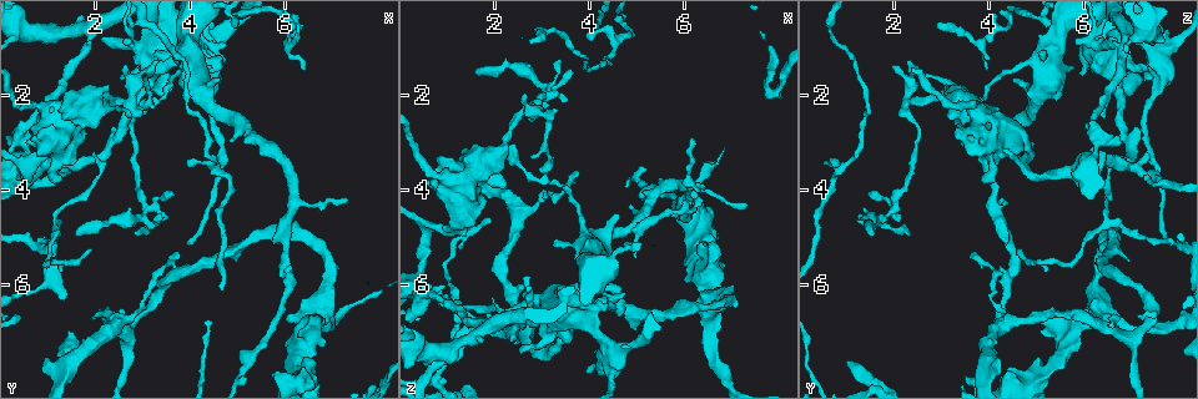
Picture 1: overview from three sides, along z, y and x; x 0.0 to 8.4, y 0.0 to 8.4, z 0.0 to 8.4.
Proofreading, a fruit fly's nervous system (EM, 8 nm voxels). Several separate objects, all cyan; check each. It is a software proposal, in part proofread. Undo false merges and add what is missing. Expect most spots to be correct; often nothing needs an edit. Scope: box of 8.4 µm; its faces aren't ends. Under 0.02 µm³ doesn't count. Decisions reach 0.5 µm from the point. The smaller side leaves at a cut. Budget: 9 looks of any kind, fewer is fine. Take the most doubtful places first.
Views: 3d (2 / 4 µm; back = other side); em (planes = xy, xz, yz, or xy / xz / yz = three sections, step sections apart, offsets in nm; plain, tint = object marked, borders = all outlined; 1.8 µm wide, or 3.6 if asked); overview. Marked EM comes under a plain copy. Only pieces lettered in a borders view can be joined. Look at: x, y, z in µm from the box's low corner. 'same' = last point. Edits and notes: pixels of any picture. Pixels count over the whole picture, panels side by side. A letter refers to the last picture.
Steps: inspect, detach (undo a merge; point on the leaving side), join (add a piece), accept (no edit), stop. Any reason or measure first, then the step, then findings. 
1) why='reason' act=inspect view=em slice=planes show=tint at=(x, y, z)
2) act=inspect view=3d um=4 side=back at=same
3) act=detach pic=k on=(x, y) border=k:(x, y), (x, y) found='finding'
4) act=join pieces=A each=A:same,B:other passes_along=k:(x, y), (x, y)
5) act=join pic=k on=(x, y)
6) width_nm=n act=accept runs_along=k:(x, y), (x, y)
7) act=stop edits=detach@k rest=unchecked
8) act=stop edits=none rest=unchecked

why='calibre changes' act=inspect view=em um=3.6 slice=planes show=tint at=(2.75, 0.65, 6.25)

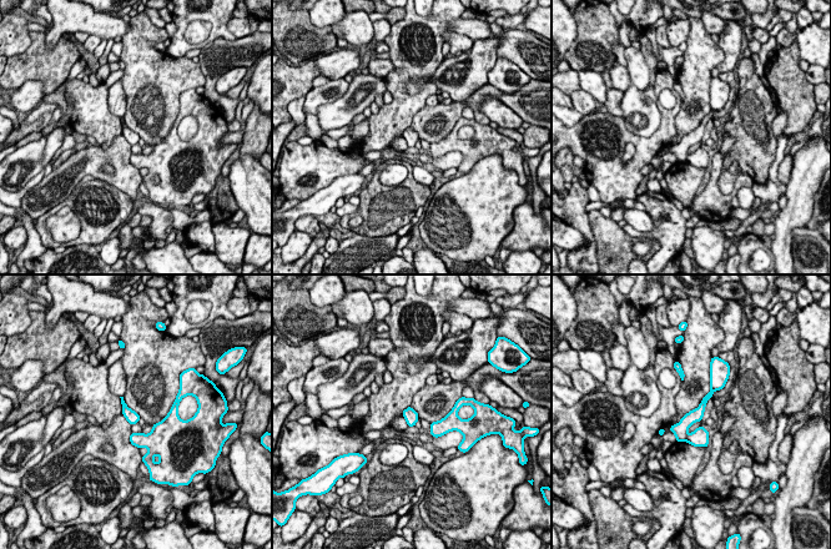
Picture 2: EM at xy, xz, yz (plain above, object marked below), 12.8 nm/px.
why='see the neighbours' act=inspect view=em um=3.6 slice=planes show=borders at=same

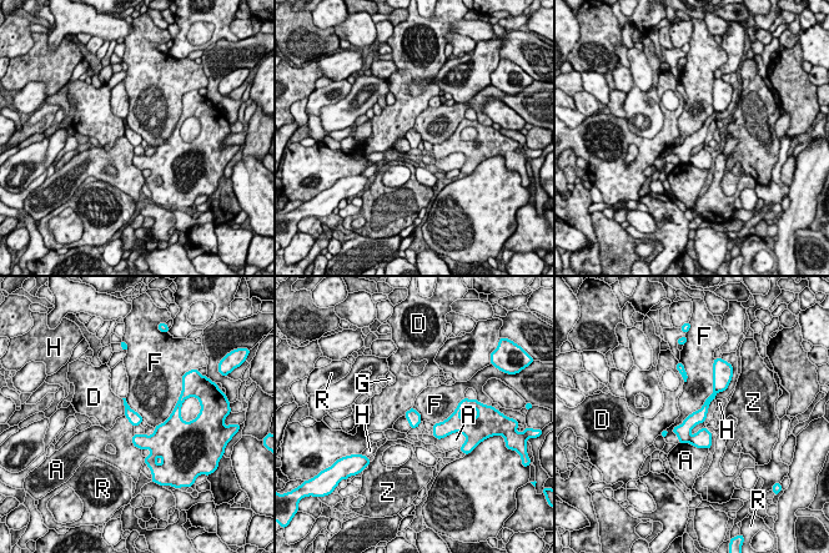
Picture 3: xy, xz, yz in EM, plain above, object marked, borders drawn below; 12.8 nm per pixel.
act=detach pic=3 on=(683, 431) each=A:other,D:other,F:other,G:other,H:other,R:other,Z:other border=3:(691, 436), (688, 442) found='a second neuron is stuck on'

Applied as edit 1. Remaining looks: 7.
why='abrupt turn' act=inspect view=em slice=xz step=16 show=tint at=(4.40, 1.10, 6.45)

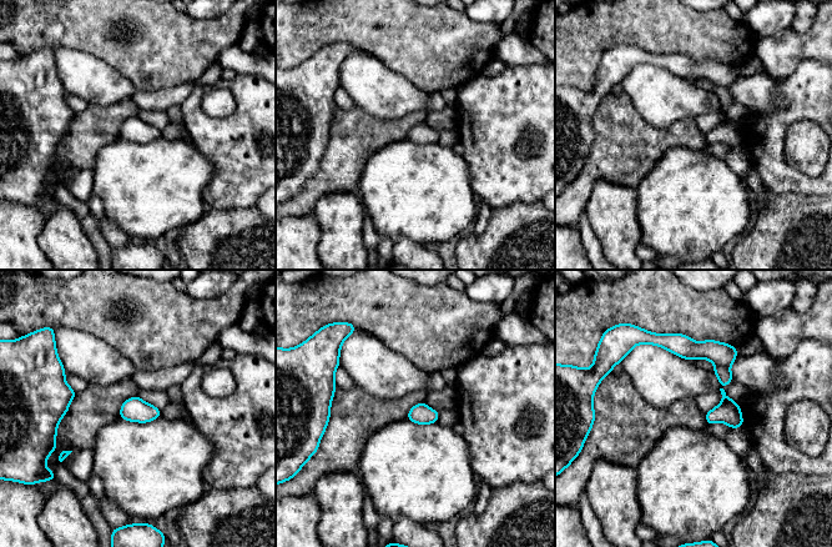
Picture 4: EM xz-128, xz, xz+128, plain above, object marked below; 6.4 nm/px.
act=inspect view=em slice=planes show=borders at=same

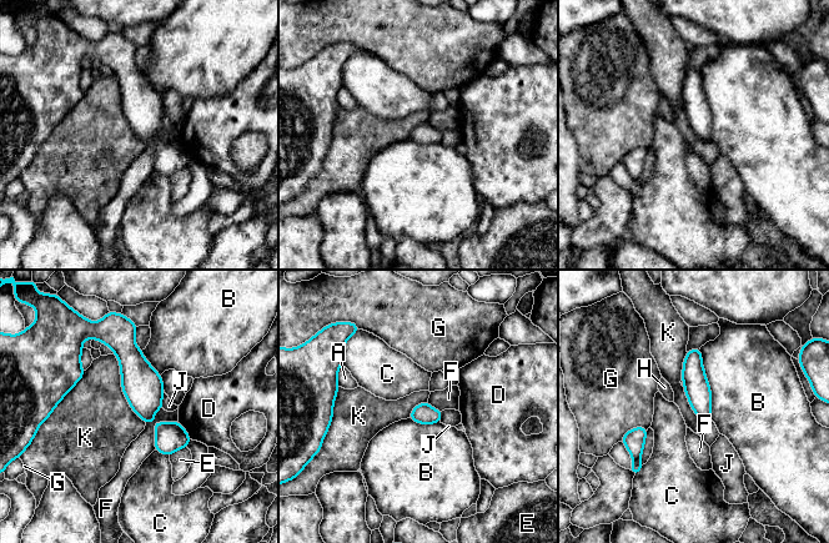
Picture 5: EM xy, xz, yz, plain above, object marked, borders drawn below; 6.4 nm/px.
longest_contact=K:500nm act=accept each=A:other,B:other,C:other,D:other,E:other,F:other,G:other,H:other,J:other,K:other runs_along=5:(697, 351), (696, 387), (707, 416) found='one neuron here'

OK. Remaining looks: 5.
act=stop edits=detach@3 rest=unchecked

